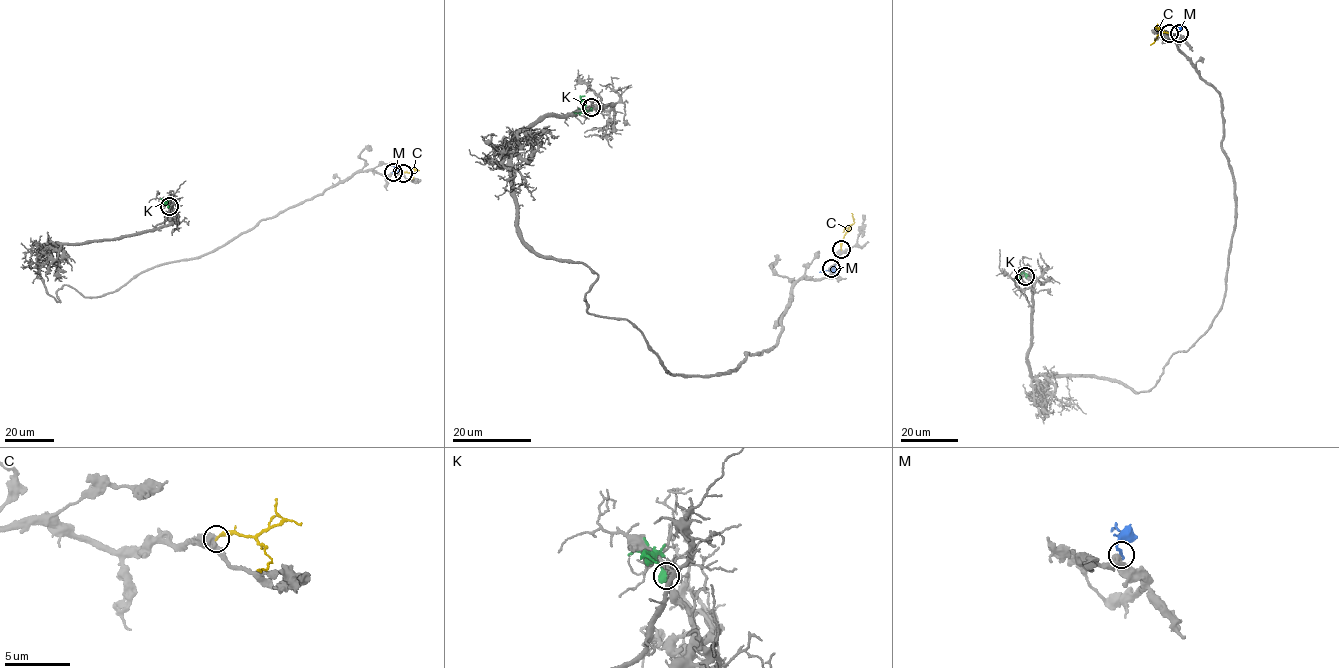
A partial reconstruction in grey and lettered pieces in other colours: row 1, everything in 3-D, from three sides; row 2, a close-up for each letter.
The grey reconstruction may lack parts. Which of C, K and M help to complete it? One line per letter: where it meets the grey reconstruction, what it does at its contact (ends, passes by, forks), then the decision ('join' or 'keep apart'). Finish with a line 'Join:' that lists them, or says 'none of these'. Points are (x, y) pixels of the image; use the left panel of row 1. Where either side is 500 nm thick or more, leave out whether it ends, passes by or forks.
C: meets grey at (403, 173); it ends there; keep apart
K: meets grey at (169, 206); keep apart
M: meets grey at (393, 172); it ends there; keep apart
Join: none of these

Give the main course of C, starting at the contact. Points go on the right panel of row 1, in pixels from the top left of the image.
C: (1169, 33), (1160, 33), (1150, 45)

